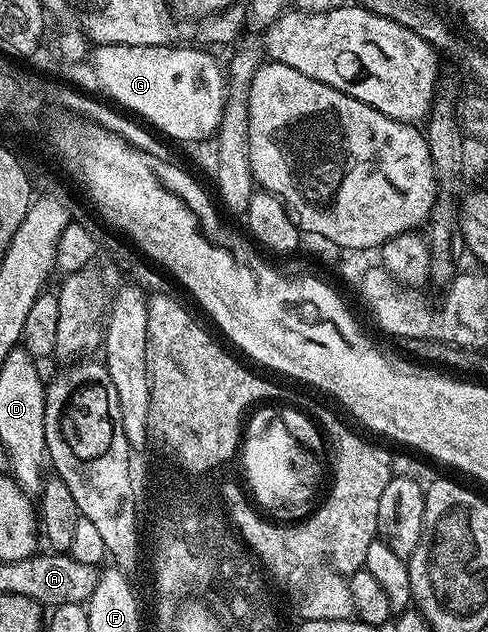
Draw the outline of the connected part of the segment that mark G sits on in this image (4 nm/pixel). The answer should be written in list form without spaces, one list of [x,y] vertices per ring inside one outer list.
[[[110,44],[93,48],[92,69],[102,94],[121,110],[136,116],[159,134],[187,143],[209,139],[218,130],[226,103],[227,76],[209,50],[192,45]]]

